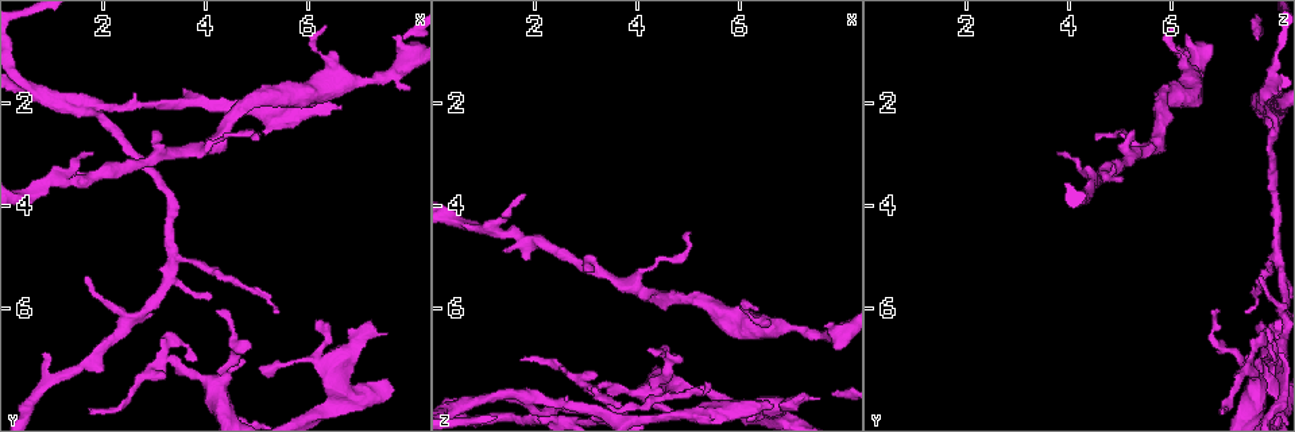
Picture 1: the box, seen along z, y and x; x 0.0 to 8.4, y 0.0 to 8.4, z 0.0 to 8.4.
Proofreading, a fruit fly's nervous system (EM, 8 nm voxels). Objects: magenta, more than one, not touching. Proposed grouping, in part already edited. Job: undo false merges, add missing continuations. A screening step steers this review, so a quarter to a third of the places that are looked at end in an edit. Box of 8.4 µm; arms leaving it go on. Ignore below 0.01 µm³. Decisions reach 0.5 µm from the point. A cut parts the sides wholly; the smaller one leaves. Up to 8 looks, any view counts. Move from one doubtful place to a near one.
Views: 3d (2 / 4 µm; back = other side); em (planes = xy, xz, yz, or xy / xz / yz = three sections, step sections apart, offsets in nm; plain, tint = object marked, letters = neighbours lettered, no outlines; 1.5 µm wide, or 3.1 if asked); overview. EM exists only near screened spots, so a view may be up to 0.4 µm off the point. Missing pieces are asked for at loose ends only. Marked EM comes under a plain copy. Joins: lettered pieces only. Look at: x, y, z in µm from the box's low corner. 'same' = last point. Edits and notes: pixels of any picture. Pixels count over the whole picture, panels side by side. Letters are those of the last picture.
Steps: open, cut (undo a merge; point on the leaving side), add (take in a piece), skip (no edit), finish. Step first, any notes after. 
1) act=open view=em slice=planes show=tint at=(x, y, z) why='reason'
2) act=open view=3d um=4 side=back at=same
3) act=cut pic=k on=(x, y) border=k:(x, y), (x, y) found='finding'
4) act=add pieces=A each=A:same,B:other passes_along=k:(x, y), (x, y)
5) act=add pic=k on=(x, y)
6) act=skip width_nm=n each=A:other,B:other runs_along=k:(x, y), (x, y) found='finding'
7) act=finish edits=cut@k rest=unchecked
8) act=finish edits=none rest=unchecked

act=open view=3d um=2 at=(6.70, 2.15, 7.90) why='an open end'

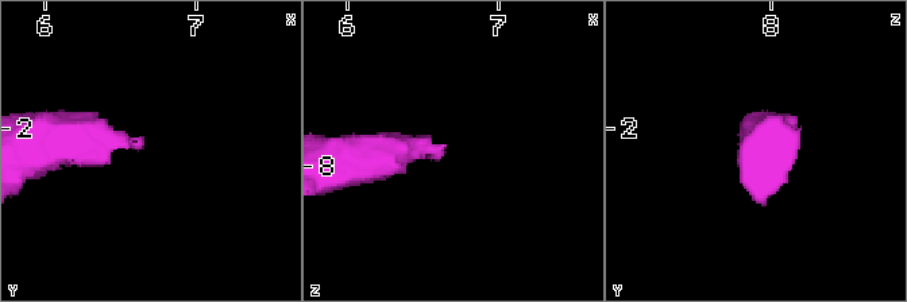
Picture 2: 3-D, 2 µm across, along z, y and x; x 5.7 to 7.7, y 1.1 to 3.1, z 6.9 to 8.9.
act=open view=em slice=planes show=letters at=(6.64, 2.14, 7.88)

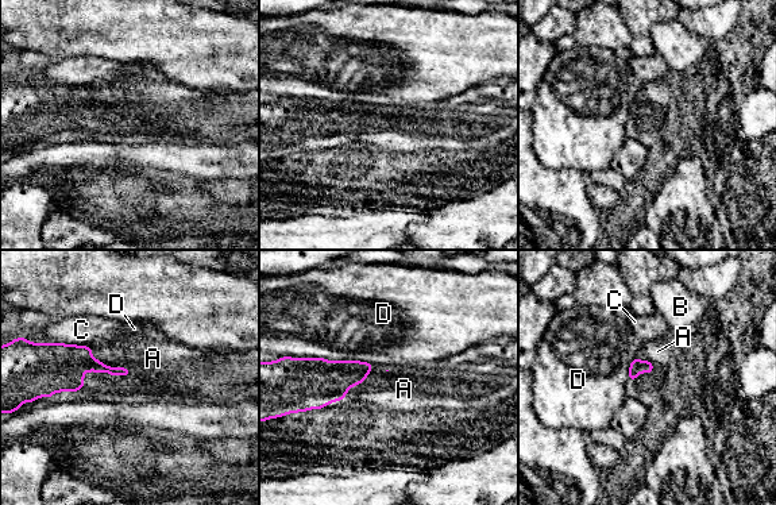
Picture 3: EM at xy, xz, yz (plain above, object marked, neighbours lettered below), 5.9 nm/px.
act=add pieces=A each=A:same,B:other,C:other,D:other passes_along=3:(308, 382), (348, 389), (390, 389) found='the neuron continues'

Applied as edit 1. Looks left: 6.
act=open view=3d um=4 at=(7.50, 6.55, 7.75) why='an open end'

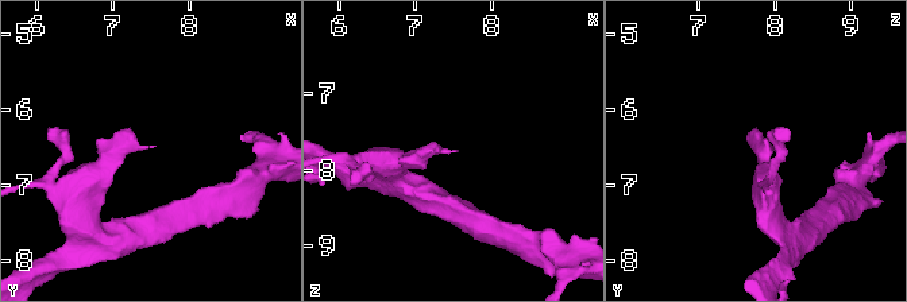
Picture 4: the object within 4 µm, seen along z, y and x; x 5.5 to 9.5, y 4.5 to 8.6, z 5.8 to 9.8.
act=open view=em slice=planes show=letters at=(7.55, 6.45, 7.75) why='now the EM'

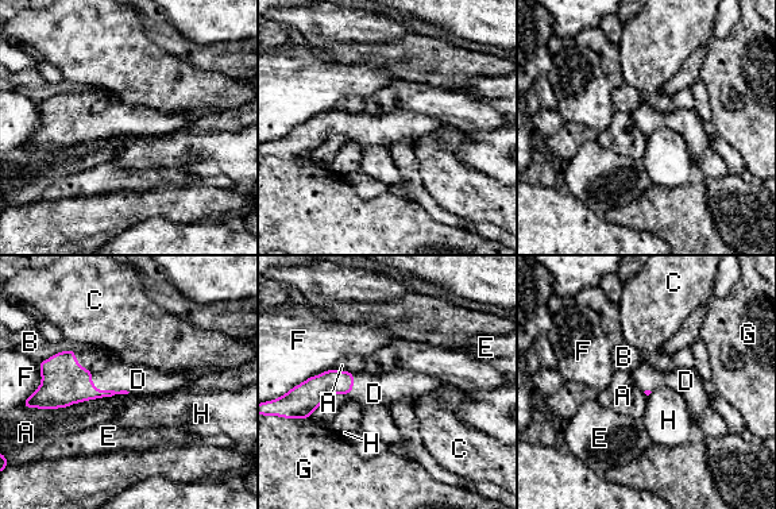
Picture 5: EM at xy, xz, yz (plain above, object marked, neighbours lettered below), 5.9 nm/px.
act=add pieces=D each=A:other,B:other,C:other,D:same,E:other,F:other,G:other,H:other passes_along=5:(65, 382), (105, 390), (138, 380) found='it goes on there'

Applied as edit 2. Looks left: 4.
act=open view=3d um=4 at=(4.20, 7.60, 7.65) why='calibre changes'

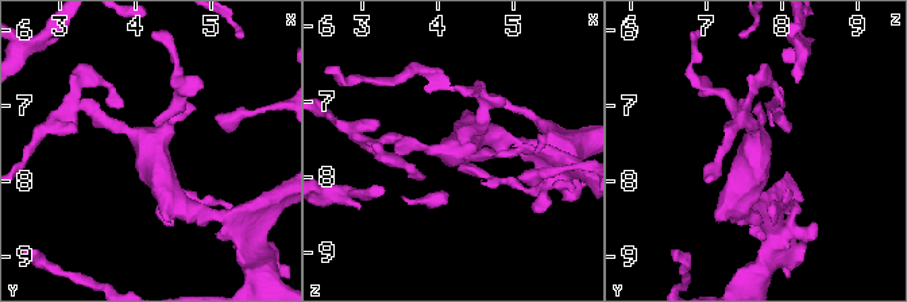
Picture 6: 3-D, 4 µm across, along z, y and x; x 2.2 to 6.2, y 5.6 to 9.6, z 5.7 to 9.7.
act=open view=em slice=planes show=letters at=(4.15, 7.55, 7.65) why='shape alone is not enough'

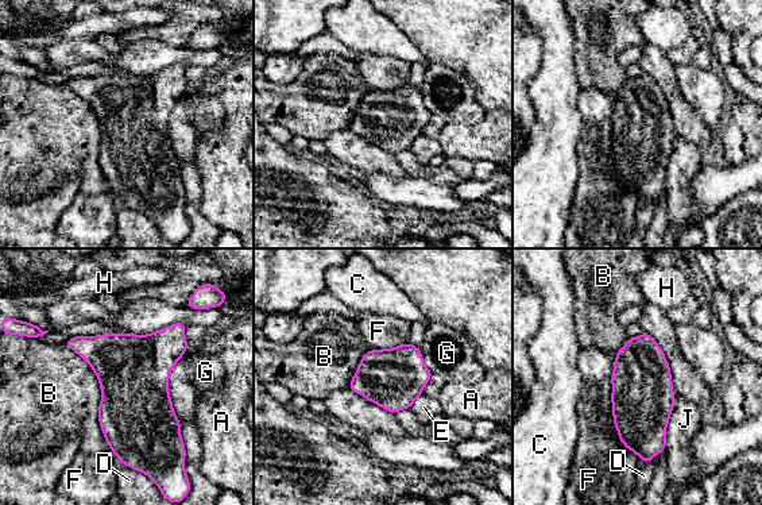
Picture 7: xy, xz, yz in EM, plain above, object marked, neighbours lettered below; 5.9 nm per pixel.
act=skip each=A:other,B:other,C:other,D:other,E:other,F:other,G:other,H:other,J:other border=7:(62, 344), (97, 378), (109, 448) found='all the same neuron'

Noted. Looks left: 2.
act=finish edits=add@3,add@5 rest=unchecked

